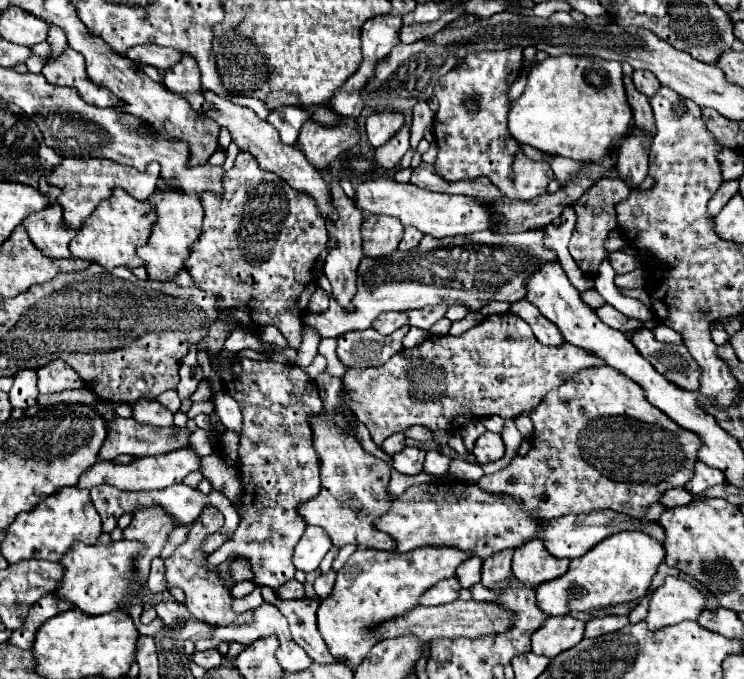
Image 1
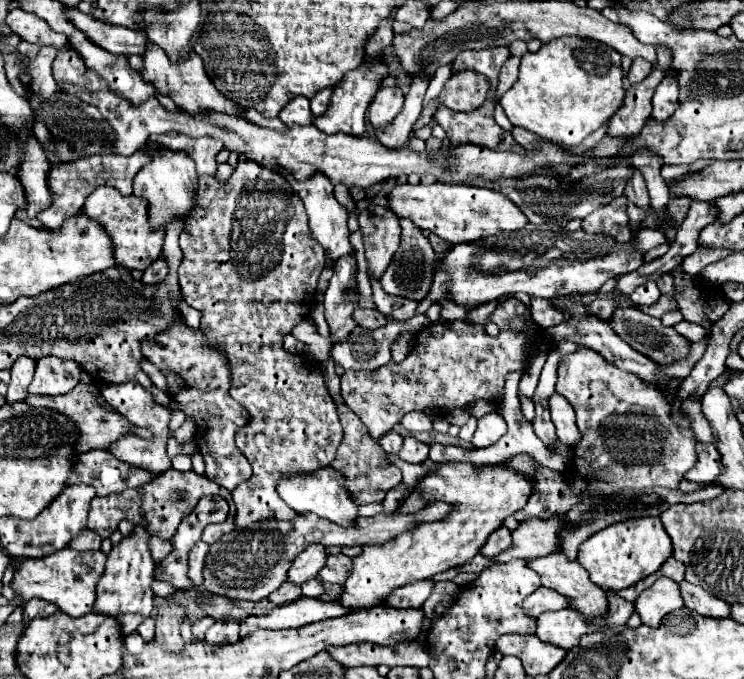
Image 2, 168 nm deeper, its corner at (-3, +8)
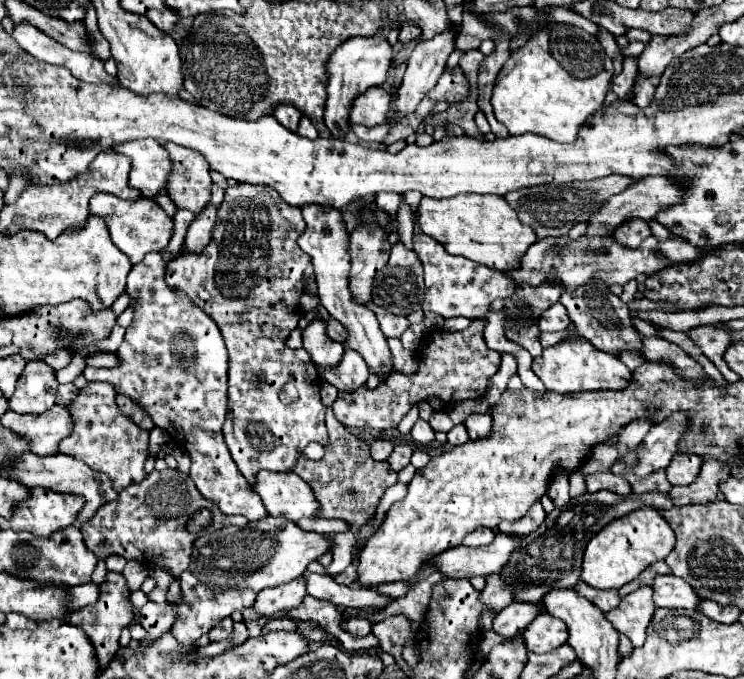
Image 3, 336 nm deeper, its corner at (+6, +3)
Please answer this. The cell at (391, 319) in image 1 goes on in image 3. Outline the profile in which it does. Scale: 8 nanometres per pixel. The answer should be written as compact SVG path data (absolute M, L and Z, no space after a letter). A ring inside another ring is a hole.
M326 319L326 335L332 339L332 341L344 341L344 337L346 337L346 333L344 333L344 327L338 323L338 321L334 321L334 319Z

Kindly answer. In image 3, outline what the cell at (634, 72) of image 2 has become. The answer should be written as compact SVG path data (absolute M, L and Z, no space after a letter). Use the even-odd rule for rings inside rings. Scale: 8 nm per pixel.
M626 57L624 59L624 67L618 75L614 75L612 79L612 91L616 93L618 99L624 99L630 89L634 87L634 79L636 79L636 73L638 73L638 65L636 65L636 59L632 57Z

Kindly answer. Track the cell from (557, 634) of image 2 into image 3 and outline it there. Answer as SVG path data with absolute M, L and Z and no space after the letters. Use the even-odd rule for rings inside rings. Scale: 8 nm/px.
M544 611L524 629L524 639L526 639L528 651L546 653L546 651L552 651L566 643L568 629L566 629L564 621L552 617L550 613Z

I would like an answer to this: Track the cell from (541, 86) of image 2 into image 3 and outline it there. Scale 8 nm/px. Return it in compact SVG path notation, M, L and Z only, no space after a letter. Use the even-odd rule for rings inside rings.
M552 21L510 53L496 77L490 103L510 135L536 133L558 143L572 143L586 119L602 109L612 75L612 59L596 37L570 23Z

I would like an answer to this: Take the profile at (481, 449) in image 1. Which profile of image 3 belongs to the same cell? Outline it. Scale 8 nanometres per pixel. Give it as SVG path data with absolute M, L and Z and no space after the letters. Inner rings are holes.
M472 413L468 415L468 419L464 421L466 429L468 429L468 435L472 441L476 439L482 439L490 433L490 427L492 427L492 417L488 413Z

